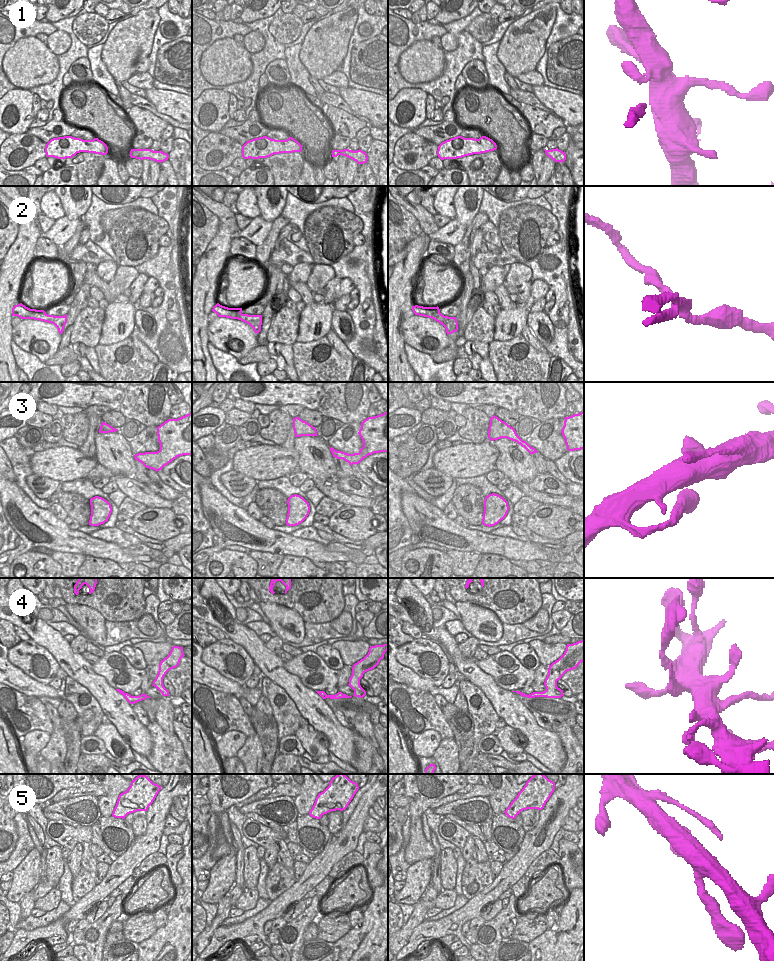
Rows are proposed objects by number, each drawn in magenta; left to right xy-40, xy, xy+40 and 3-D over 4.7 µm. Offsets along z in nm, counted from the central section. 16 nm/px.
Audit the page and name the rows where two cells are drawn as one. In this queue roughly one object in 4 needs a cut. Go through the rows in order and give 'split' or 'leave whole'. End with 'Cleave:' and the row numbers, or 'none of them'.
1: leave whole
2: split
3: leave whole
4: leave whole
5: leave whole
Cleave: 2

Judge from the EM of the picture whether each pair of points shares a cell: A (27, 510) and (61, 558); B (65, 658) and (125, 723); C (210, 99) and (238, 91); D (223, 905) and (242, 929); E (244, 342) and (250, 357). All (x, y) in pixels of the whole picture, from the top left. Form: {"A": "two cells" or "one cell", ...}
{"A": "two cells", "B": "one cell", "C": "two cells", "D": "two cells", "E": "two cells"}

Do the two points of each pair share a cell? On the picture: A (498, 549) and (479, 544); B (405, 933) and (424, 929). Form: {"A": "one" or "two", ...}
{"A": "one", "B": "two"}

